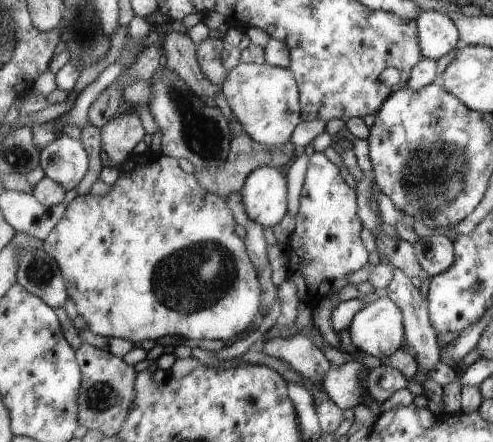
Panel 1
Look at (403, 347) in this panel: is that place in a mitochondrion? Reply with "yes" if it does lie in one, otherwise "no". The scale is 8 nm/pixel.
no

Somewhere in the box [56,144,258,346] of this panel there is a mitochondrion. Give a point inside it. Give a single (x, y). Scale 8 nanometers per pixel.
(195, 277)

